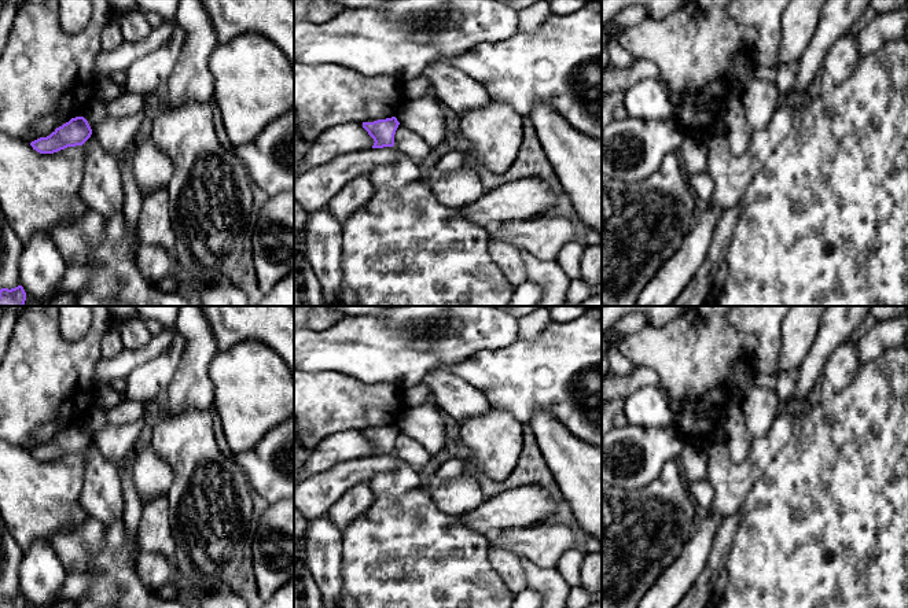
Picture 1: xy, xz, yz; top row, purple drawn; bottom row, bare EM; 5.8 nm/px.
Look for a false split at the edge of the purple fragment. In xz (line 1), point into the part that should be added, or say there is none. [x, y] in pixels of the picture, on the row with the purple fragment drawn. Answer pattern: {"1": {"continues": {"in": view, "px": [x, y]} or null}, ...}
{"1": {"continues": null}}

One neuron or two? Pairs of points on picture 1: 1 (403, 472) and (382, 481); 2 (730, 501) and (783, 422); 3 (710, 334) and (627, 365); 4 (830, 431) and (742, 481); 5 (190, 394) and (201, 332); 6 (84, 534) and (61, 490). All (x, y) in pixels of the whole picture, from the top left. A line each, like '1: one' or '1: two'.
1: one
2: one
3: two
4: two
5: one
6: two

